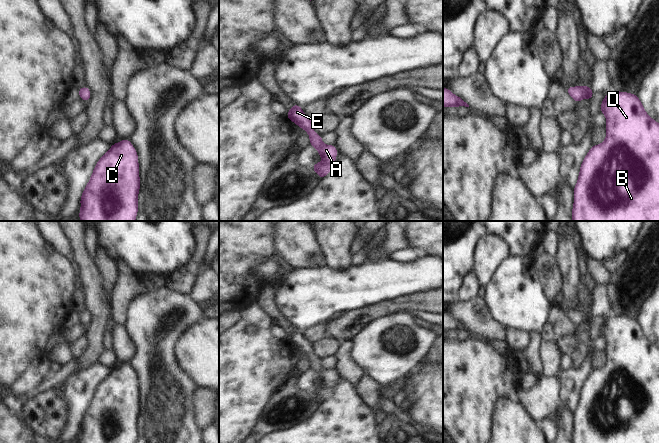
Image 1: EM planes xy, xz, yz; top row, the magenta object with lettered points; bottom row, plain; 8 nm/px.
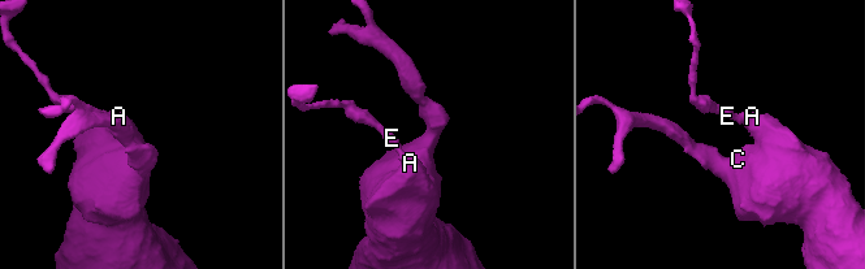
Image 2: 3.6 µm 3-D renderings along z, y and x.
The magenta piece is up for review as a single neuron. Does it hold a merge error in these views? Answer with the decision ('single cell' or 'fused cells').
single cell

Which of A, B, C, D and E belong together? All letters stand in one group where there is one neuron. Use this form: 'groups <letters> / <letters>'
groups A B C D E

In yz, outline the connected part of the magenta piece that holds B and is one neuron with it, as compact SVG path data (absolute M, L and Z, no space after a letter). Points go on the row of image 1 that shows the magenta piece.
M628 92L606 94L600 112L606 116L606 138L583 159L573 189L572 221L659 221L659 123L645 112L638 96Z

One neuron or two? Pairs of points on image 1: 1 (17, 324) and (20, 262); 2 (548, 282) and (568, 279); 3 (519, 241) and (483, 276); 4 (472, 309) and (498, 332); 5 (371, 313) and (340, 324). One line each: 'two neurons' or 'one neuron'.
1: one neuron
2: two neurons
3: two neurons
4: one neuron
5: one neuron

